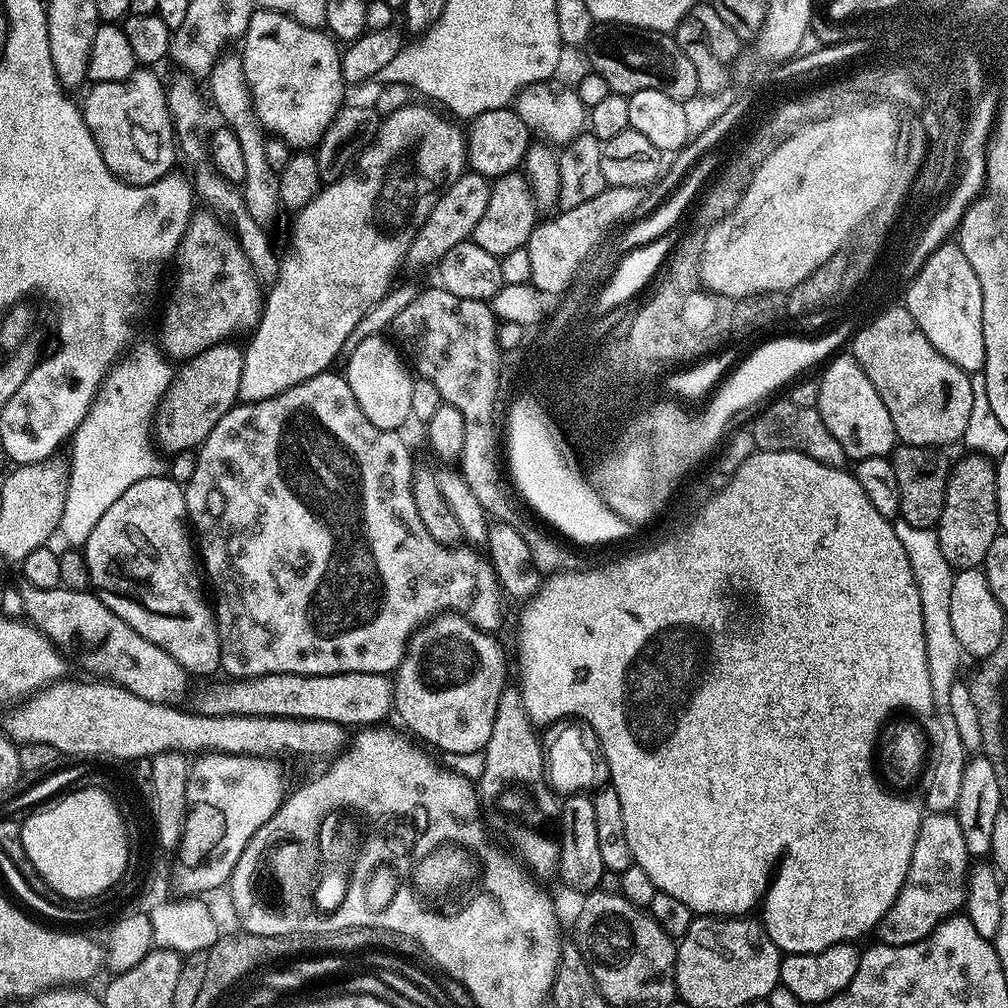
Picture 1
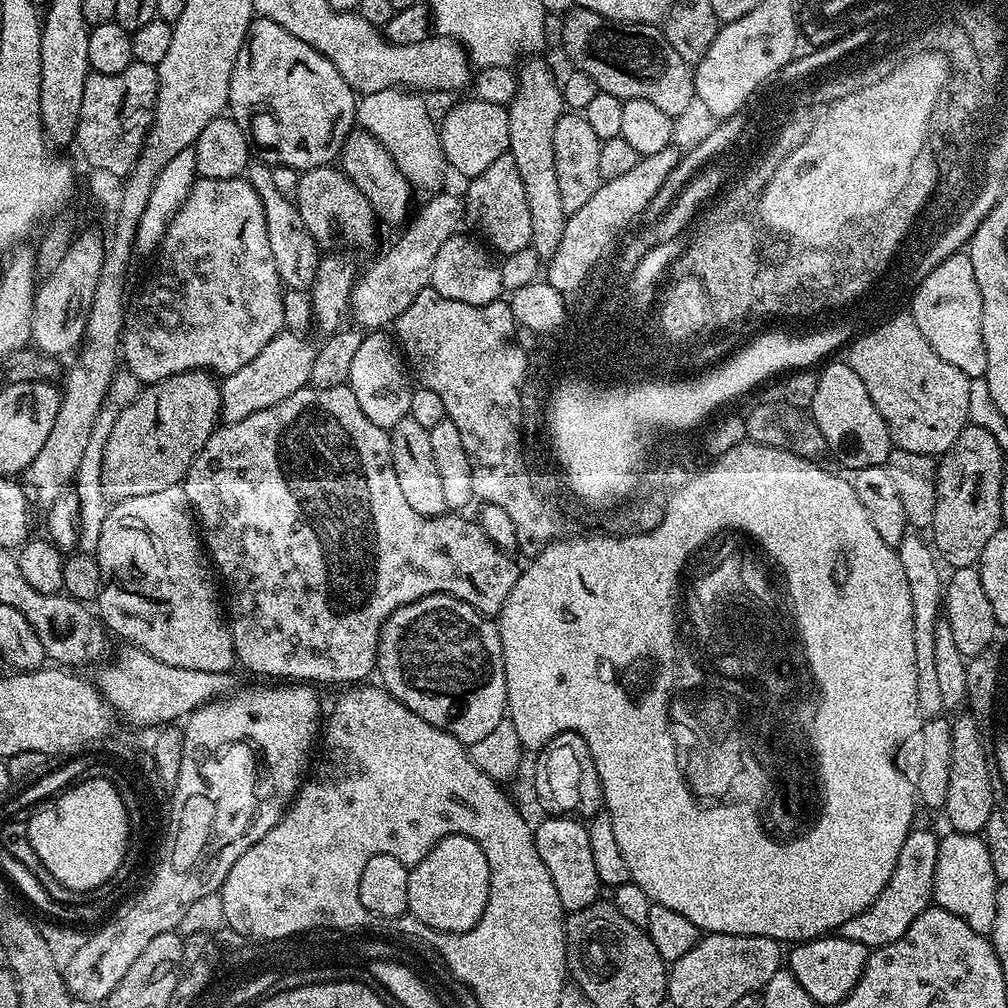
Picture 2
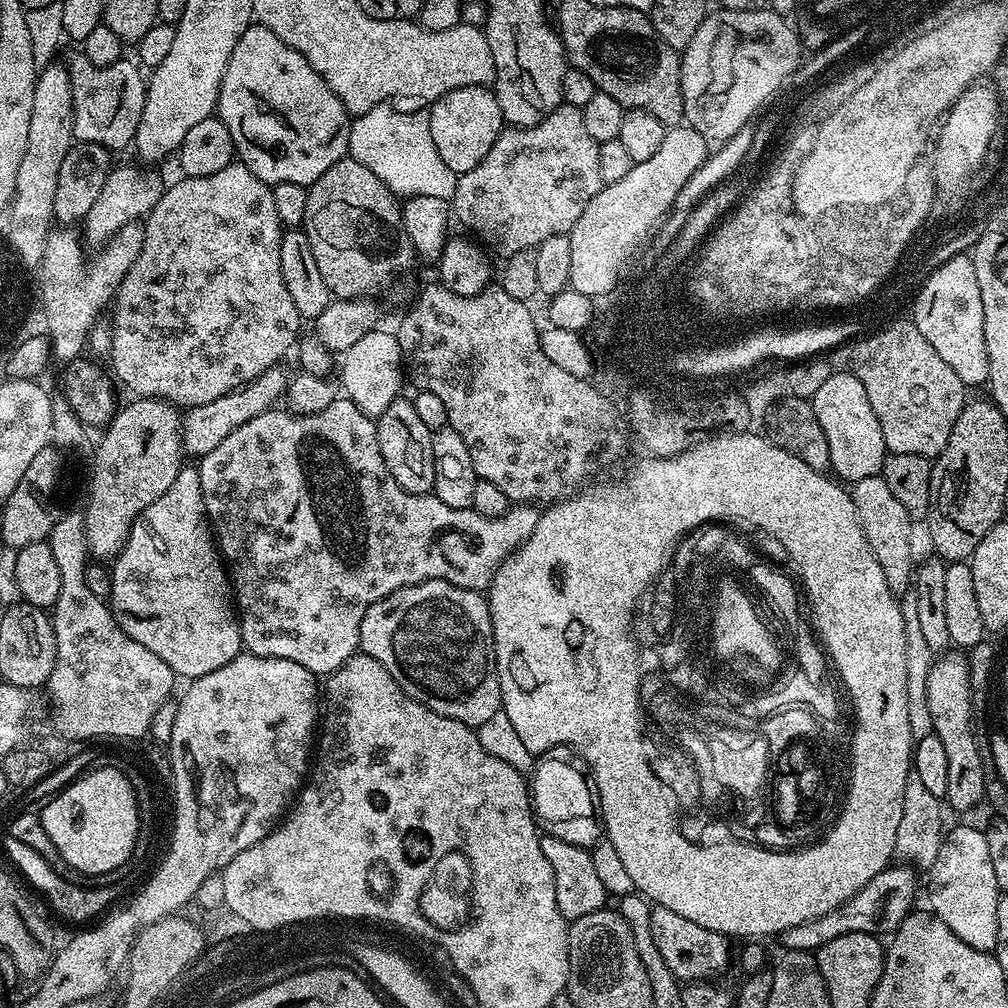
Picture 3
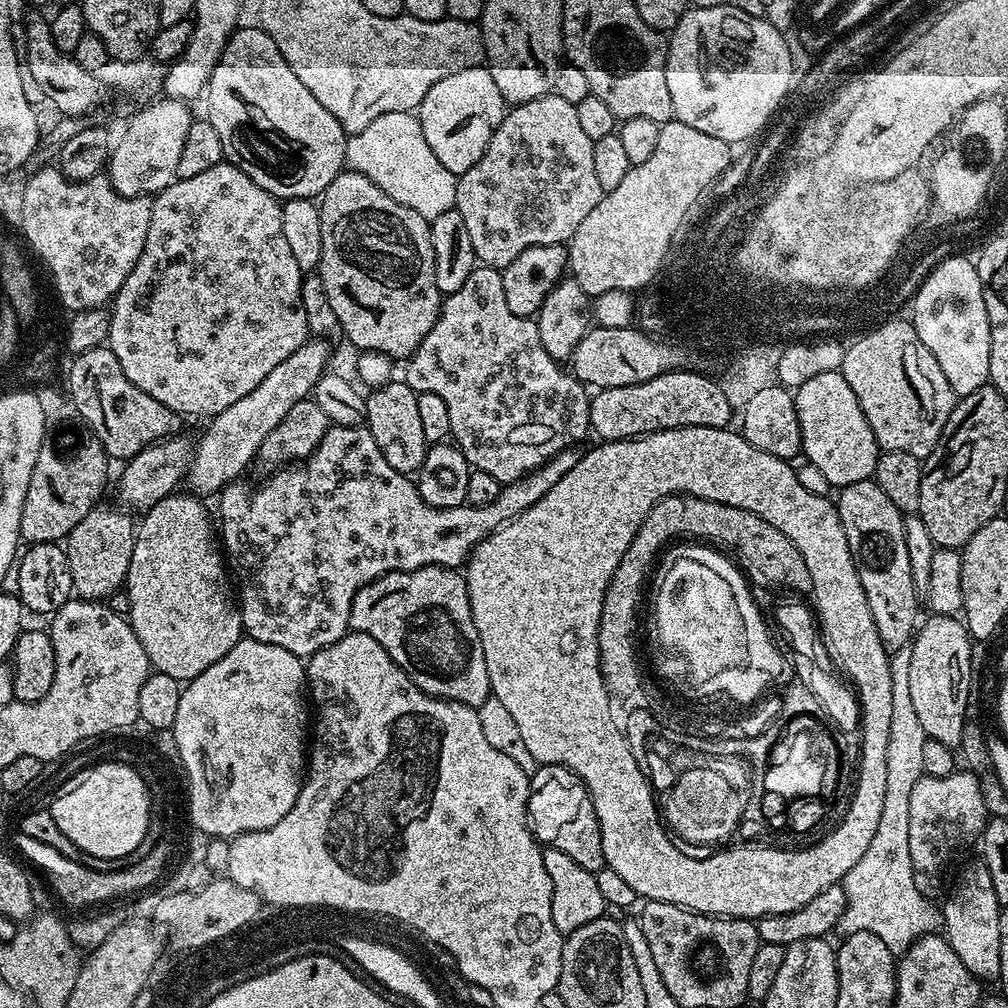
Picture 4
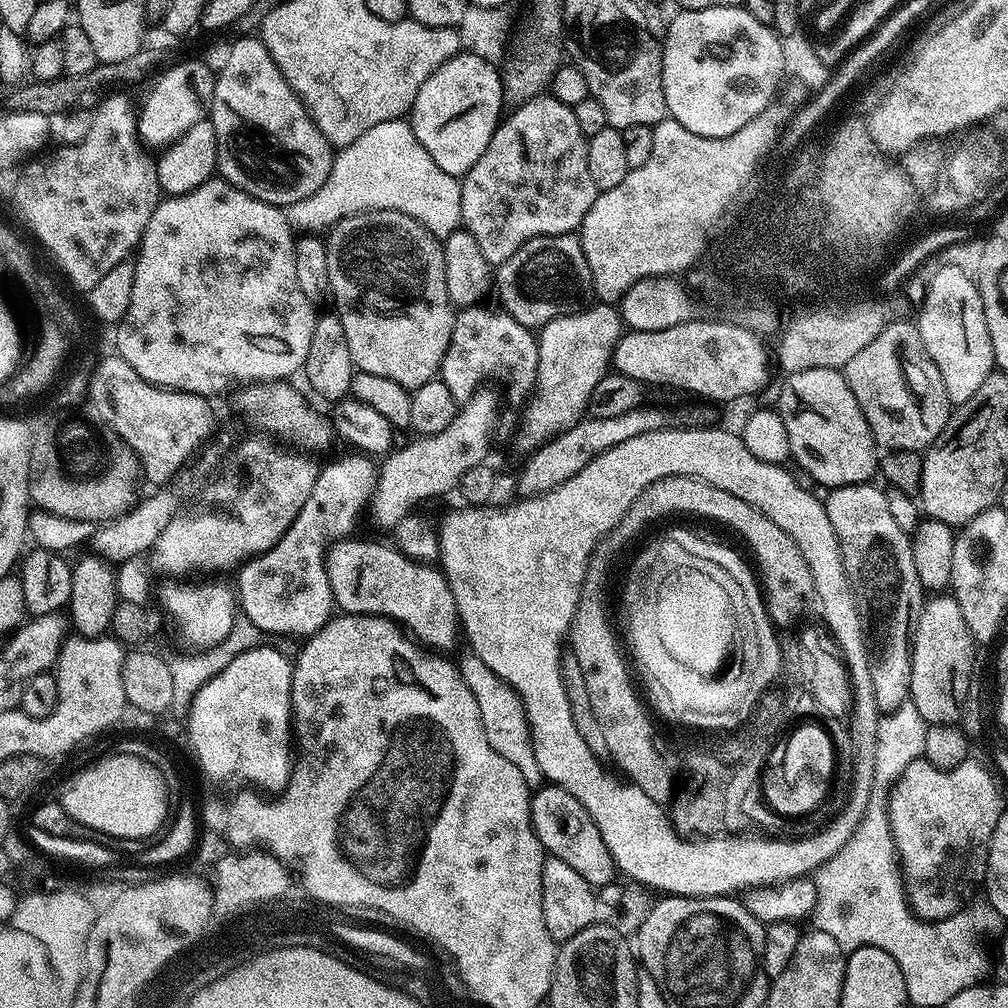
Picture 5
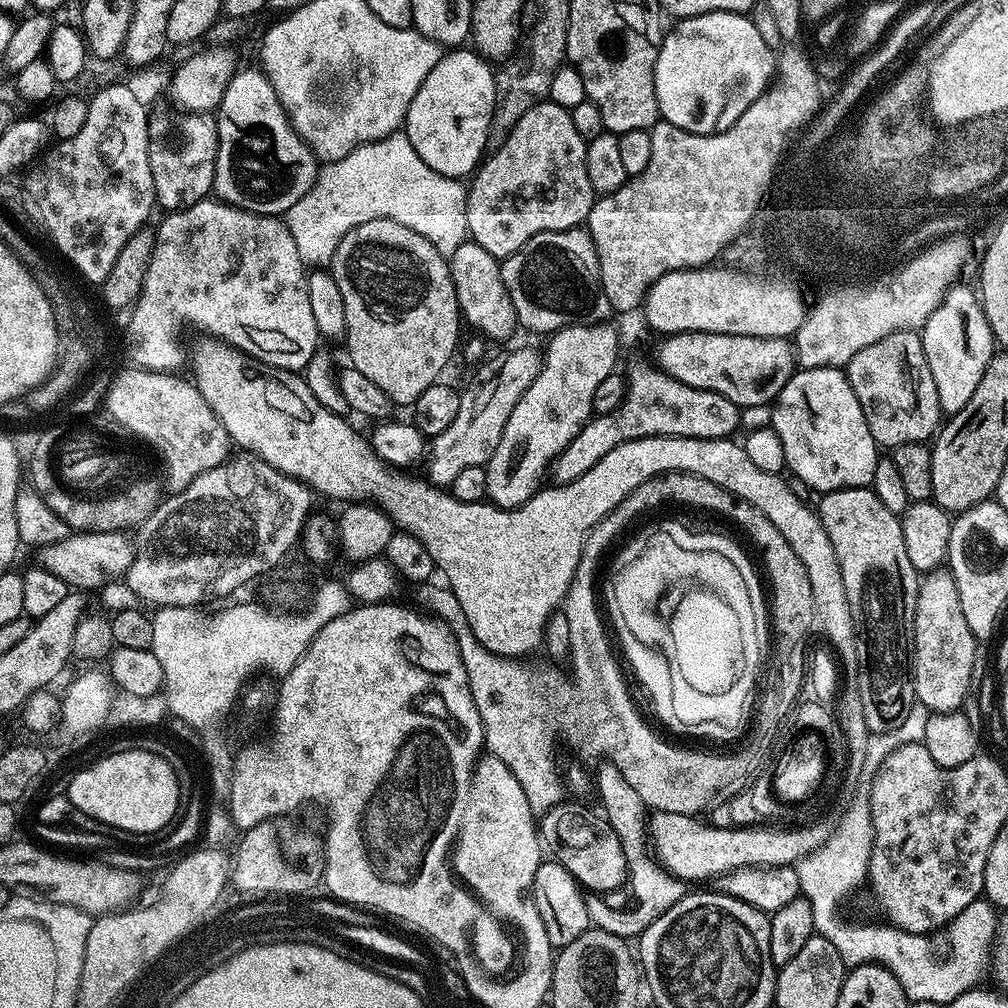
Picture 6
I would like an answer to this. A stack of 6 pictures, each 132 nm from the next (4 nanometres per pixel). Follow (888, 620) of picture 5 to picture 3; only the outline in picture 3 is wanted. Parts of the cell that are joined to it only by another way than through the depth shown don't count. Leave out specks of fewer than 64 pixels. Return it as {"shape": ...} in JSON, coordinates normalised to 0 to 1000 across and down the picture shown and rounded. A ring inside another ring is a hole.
{"shape":[[[876,471],[848,477],[844,481],[843,491],[855,526],[859,530],[859,538],[867,554],[871,554],[871,562],[875,562],[875,569],[879,569],[879,577],[890,589],[896,589],[900,583],[902,586],[907,575],[907,559],[905,560],[907,517],[899,510],[898,504],[891,499],[891,494],[883,490],[883,482],[879,482]]]}

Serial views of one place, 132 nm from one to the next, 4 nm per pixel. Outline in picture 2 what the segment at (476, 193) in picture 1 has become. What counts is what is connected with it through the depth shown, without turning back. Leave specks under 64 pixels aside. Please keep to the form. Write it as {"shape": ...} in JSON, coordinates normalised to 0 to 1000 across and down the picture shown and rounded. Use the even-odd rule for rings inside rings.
{"shape":[[[439,190],[430,193],[426,197],[430,198],[417,211],[414,209],[408,215],[407,221],[400,227],[402,230],[358,274],[356,271],[355,277],[350,281],[347,313],[354,317],[350,318],[358,326],[384,326],[384,321],[386,324],[392,319],[399,308],[403,308],[403,304],[415,296],[418,288],[426,285],[431,256],[435,256],[435,248],[438,248],[438,240],[453,233],[455,226],[452,225],[460,218],[459,197],[448,190]]]}

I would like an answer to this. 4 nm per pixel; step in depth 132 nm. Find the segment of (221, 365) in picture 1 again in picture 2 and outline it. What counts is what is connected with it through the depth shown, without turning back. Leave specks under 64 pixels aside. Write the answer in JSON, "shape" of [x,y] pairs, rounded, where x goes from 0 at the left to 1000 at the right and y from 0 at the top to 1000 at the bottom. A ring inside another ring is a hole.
{"shape":[[[182,369],[146,382],[135,396],[118,406],[113,423],[101,450],[99,480],[108,497],[133,494],[137,490],[153,490],[182,477],[190,455],[202,444],[212,428],[218,409],[218,382],[209,369]]]}

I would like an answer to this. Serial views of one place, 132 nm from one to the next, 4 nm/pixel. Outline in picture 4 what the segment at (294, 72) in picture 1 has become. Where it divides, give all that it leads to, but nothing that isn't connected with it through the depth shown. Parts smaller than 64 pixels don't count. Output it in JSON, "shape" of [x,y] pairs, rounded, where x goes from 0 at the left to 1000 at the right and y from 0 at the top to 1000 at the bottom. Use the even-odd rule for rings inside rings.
{"shape":[[[238,26],[231,32],[206,79],[205,99],[204,117],[220,141],[222,159],[275,198],[281,200],[292,196],[309,198],[316,195],[323,185],[331,181],[333,174],[342,170],[345,135],[335,117],[331,117],[331,113],[327,113],[327,109],[323,109],[323,105],[319,105],[319,101],[315,101],[315,97],[312,97],[312,93],[300,85],[292,69],[288,69],[284,58],[280,58],[276,46],[272,46],[272,38],[268,38],[261,28]]]}

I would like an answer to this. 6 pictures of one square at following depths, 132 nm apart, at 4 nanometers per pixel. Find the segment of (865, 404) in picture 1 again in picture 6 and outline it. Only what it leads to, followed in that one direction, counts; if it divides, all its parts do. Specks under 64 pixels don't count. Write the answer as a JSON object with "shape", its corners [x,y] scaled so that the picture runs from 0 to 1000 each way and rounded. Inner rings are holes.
{"shape":[[[794,365],[787,369],[765,402],[764,424],[775,436],[781,467],[786,467],[810,490],[864,481],[871,442],[834,366]]]}

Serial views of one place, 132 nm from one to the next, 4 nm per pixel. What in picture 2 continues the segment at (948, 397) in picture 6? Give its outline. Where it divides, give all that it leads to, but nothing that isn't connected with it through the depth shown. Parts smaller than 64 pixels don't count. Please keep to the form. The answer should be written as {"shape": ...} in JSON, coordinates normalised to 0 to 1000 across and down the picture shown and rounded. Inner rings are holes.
{"shape":[[[951,248],[927,264],[904,291],[903,305],[911,327],[927,343],[931,355],[938,355],[942,363],[950,363],[962,375],[975,374],[978,343],[974,339],[974,292],[966,280],[966,264],[962,264],[959,249]]]}

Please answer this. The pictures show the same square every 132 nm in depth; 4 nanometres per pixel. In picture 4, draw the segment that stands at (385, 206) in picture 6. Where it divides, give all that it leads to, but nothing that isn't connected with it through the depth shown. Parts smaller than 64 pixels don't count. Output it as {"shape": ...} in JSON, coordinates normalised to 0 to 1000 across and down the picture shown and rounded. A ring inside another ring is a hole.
{"shape":[[[409,111],[379,113],[379,117],[371,117],[363,129],[345,135],[341,161],[348,170],[367,177],[371,185],[387,192],[391,200],[415,208],[426,220],[452,205],[454,177],[435,161],[431,149],[427,149],[423,141],[423,133],[419,133],[416,114]]]}

